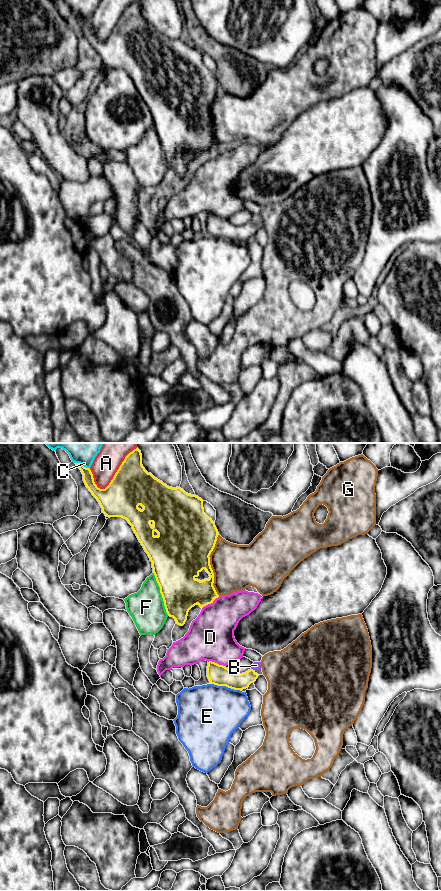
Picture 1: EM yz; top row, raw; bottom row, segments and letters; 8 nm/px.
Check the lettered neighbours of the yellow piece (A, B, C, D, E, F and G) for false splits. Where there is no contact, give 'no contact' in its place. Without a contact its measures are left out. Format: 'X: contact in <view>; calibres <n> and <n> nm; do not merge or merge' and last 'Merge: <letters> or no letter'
A: contact in yz; calibres 320 and 200 nm; do not merge
B: contact in yz; calibres 160 and 60 nm; merge
C: contact in yz; calibres 90 and 140 nm; do not merge
D: contact in yz; calibres 170 and 360 nm; do not merge
E: contact in yz; calibres 170 and 460 nm; do not merge
F: contact in yz; calibres 360 and 280 nm; do not merge
G: contact in yz; calibres 420 and 360 nm; do not merge
Merge: B

